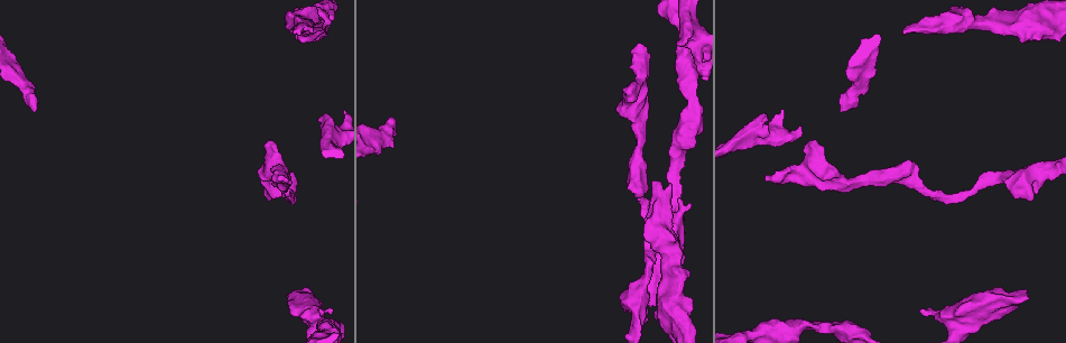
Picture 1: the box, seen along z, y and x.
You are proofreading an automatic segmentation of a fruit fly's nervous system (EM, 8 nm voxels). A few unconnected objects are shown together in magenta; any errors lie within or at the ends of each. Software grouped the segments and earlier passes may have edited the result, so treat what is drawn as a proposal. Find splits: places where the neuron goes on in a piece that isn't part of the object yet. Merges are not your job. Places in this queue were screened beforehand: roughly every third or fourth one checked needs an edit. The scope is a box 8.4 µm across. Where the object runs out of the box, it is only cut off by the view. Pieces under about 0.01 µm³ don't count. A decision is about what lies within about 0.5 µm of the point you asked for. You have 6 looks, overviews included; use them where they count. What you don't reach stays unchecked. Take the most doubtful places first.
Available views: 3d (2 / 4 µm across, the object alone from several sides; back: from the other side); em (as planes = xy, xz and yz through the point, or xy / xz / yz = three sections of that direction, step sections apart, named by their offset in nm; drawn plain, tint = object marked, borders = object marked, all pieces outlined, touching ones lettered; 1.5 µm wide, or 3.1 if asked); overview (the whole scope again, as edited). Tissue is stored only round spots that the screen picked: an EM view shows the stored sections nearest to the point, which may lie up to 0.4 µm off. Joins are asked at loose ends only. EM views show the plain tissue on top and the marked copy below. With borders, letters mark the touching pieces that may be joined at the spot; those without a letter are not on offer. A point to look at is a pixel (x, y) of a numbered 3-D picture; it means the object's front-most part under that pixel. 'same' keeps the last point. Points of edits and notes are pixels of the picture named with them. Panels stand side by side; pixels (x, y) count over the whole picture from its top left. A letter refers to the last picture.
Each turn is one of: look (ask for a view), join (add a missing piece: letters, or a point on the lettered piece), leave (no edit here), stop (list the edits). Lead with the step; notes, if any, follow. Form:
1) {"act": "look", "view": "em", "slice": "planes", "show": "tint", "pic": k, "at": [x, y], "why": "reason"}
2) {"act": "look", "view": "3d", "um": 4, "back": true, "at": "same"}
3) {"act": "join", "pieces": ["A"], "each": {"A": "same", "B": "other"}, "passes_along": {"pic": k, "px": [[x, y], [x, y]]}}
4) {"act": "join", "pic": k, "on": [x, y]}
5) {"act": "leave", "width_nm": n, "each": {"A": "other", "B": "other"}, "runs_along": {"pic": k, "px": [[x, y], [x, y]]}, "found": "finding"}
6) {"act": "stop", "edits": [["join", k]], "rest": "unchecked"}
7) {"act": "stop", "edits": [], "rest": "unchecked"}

{"act": "look", "view": "em", "slice": "planes", "show": "borders", "pic": 1, "at": [635, 46], "why": "branch stops here"}

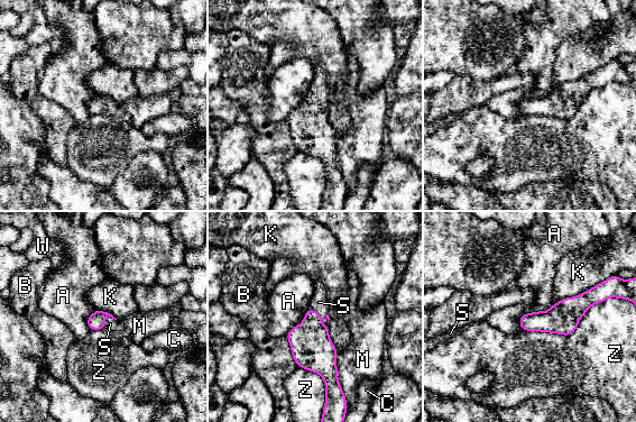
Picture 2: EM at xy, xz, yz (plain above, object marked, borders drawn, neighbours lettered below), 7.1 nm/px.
{"act": "join", "pieces": ["S"], "each": {"A": "other", "B": "other", "C": "other", "K": "other", "M": "other", "S": "same", "W": "other", "Z": "other"}, "passes_along": {"pic": 2, "px": [[312, 348], [321, 315], [319, 302]]}, "found": "it goes on there"}

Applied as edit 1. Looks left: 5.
{"act": "look", "view": "overview", "why": "see it whole again"}

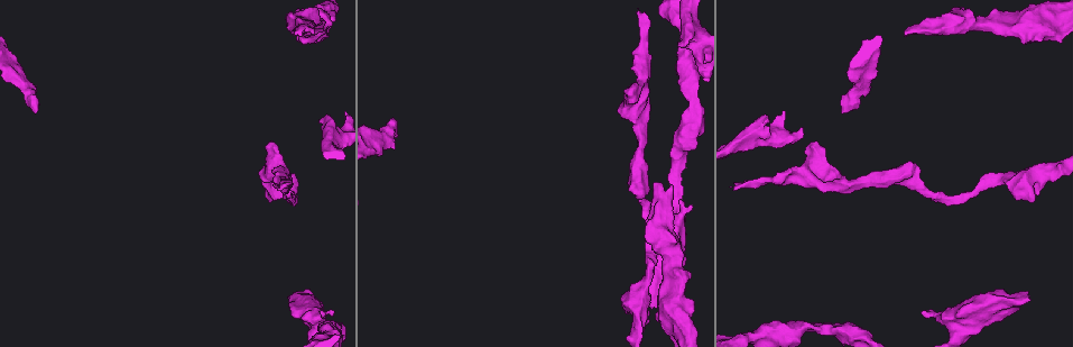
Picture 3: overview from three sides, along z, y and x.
{"act": "look", "view": "3d", "um": 2, "back": true, "pic": 3, "at": [662, 184], "why": "stops while still wide"}

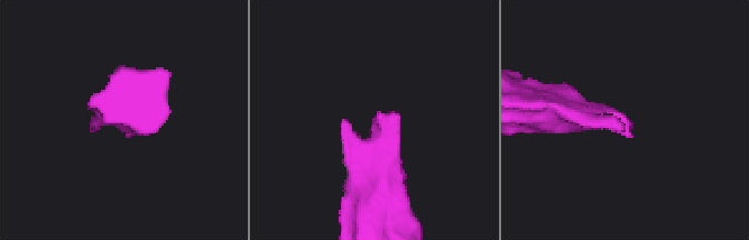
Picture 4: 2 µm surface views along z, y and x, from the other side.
{"act": "look", "view": "em", "slice": "planes", "show": "borders", "pic": 4, "at": [630, 135], "why": "now the EM"}

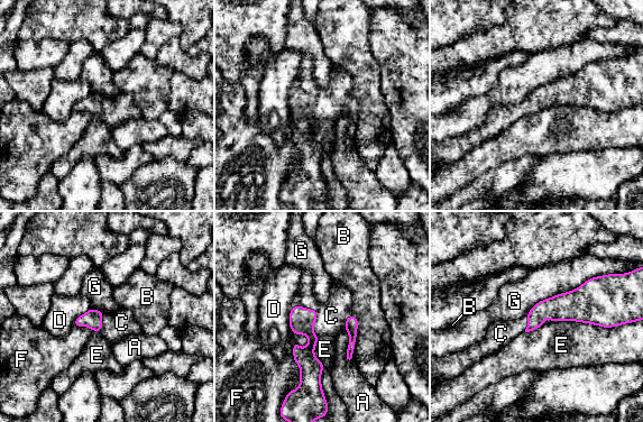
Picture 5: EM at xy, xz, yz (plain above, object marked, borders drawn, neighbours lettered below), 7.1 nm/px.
{"act": "join", "pieces": ["C"], "each": {"A": "other", "B": "other", "C": "same", "D": "other", "E": "other", "F": "other", "G": "other"}, "passes_along": {"pic": 5, "px": [[302, 320], [317, 312], [331, 315]]}, "found": "it goes on there"}

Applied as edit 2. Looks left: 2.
{"act": "stop", "edits": [["join", 2], ["join", 5]], "rest": "unchecked"}

